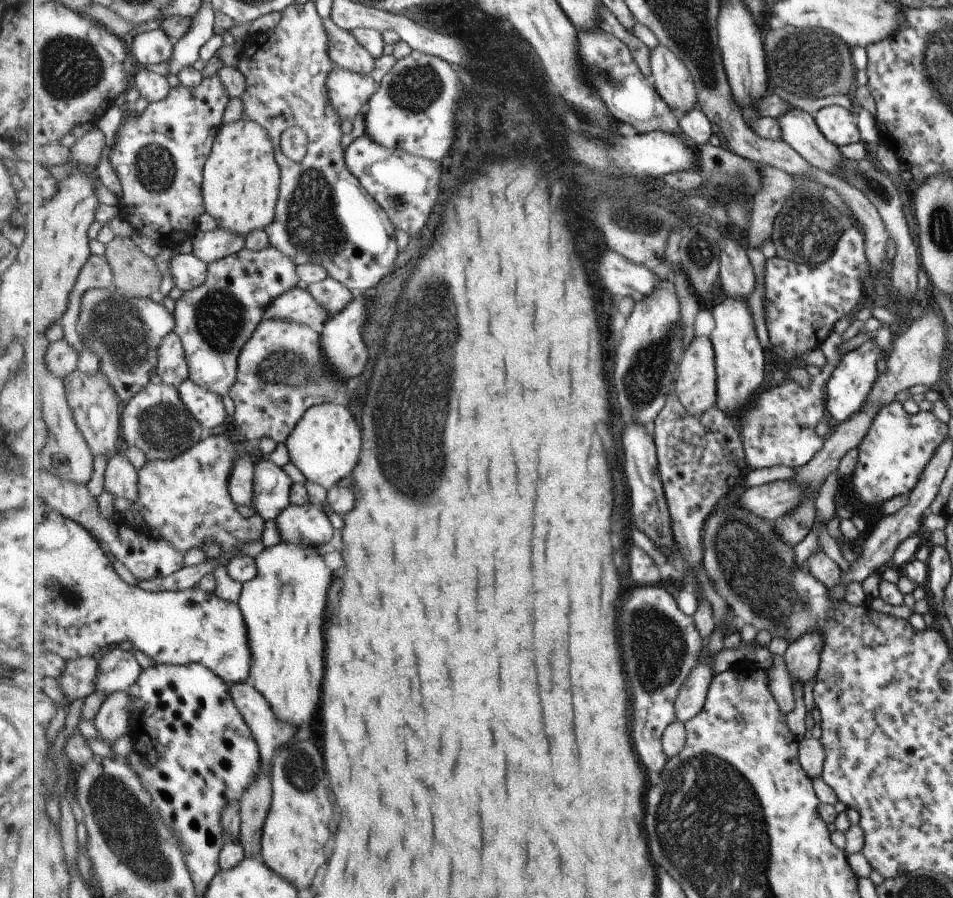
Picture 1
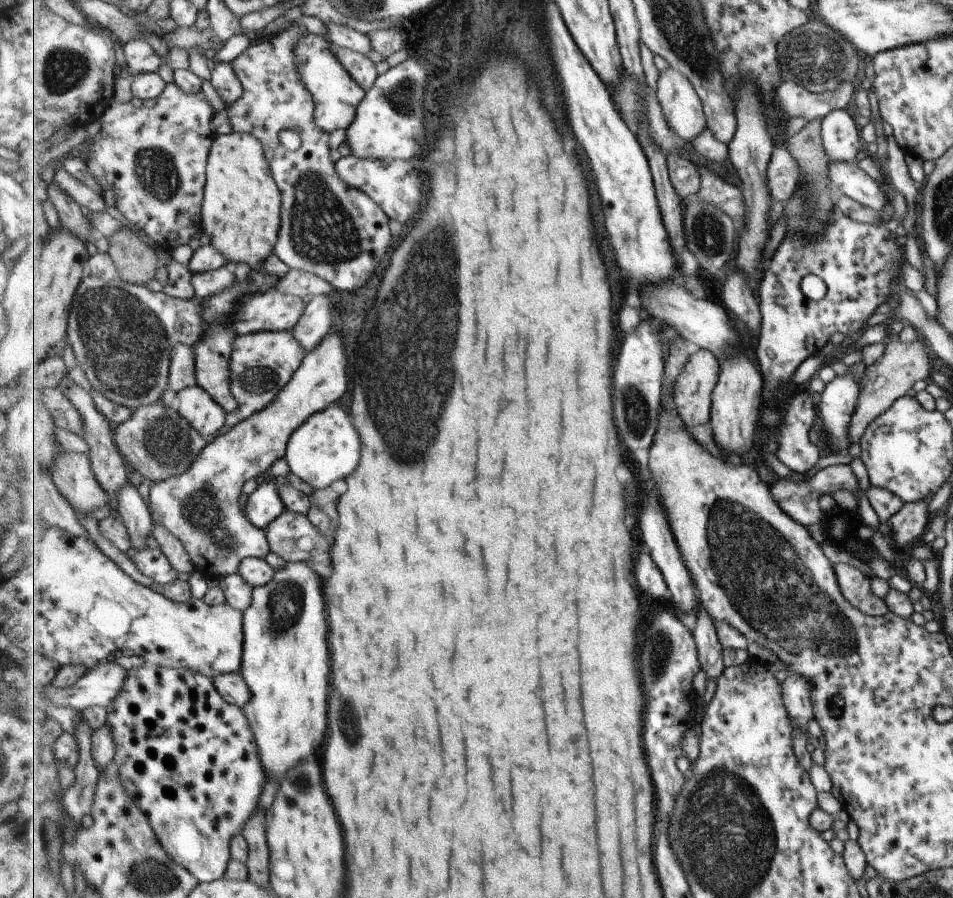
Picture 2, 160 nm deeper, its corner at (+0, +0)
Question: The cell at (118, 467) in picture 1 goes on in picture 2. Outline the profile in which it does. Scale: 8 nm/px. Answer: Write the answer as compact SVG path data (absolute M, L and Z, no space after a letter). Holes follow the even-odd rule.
M130 484L122 488L118 493L118 511L130 532L132 548L137 551L147 549L147 538L153 534L156 522L137 488Z

